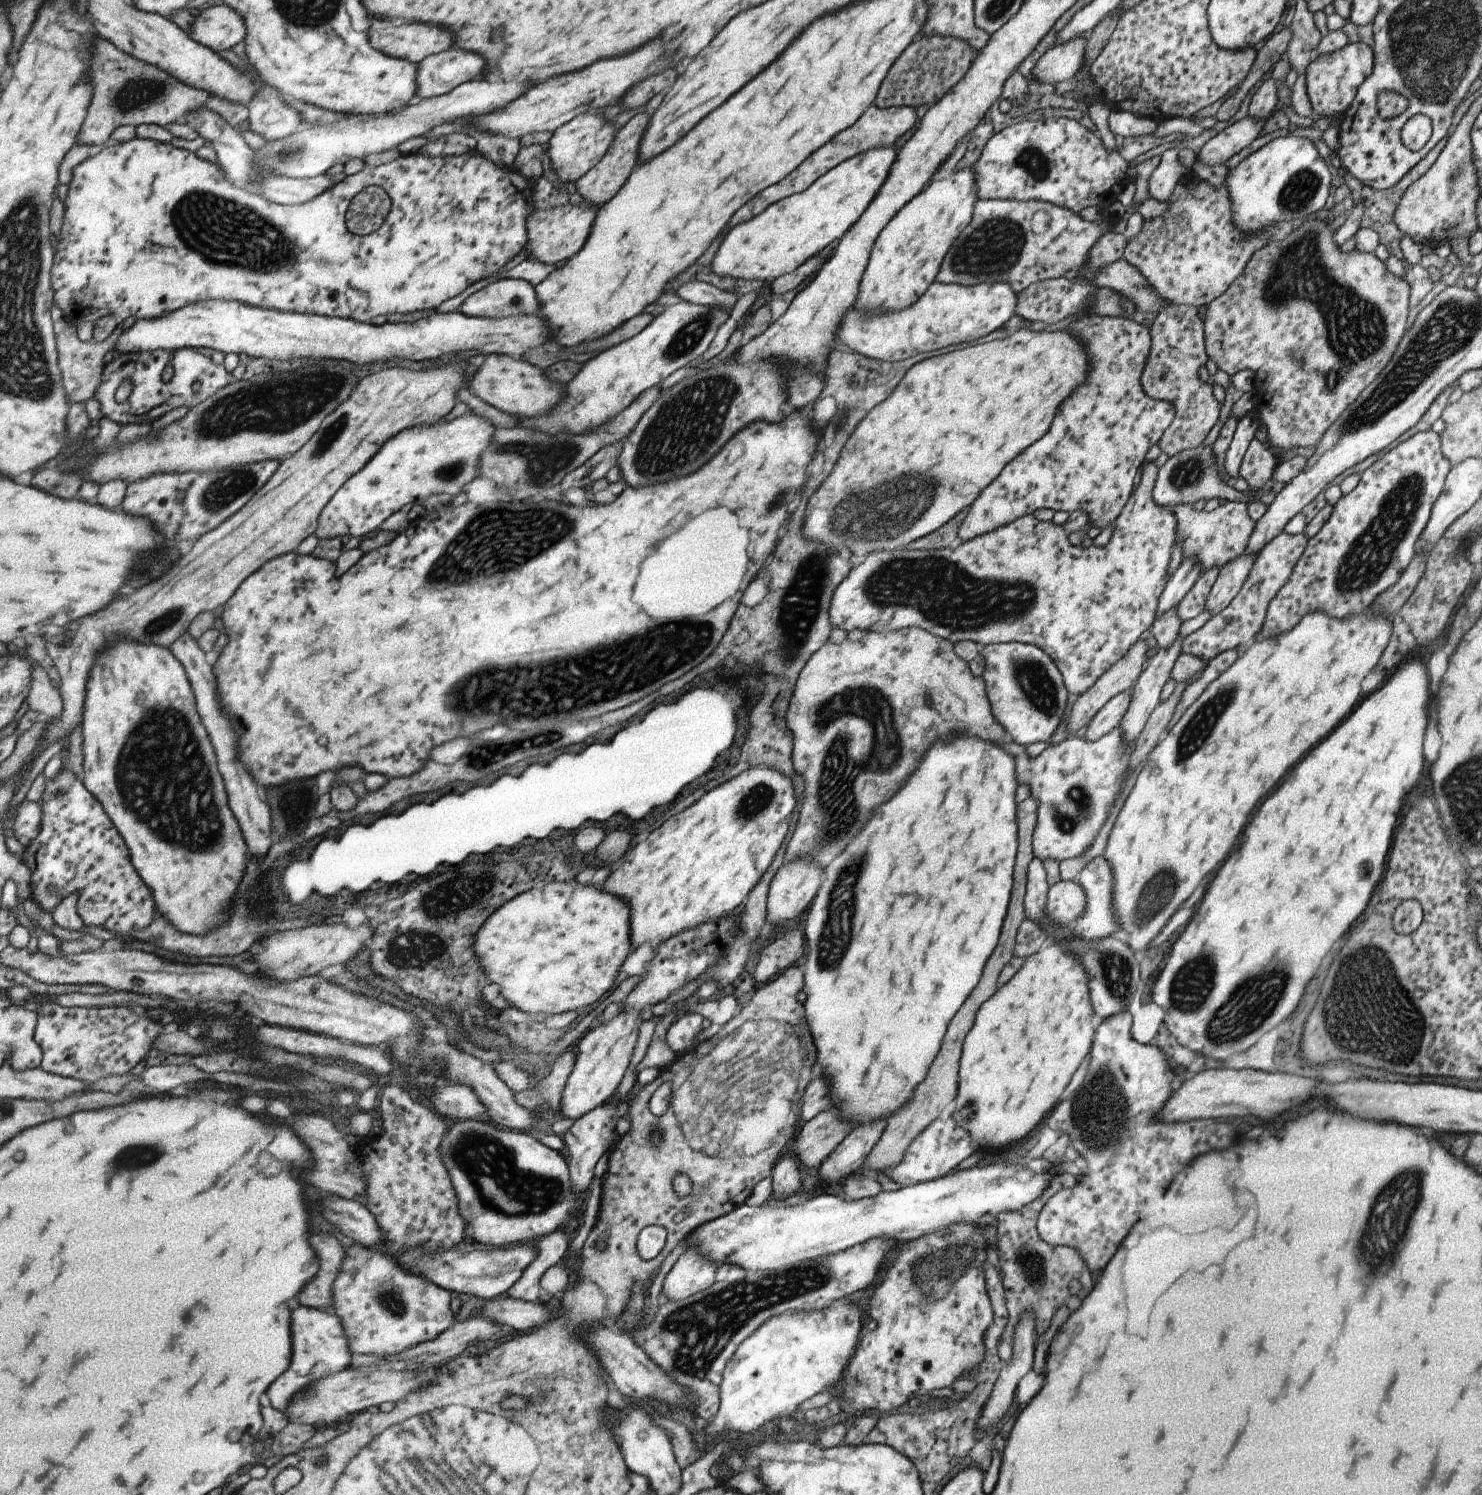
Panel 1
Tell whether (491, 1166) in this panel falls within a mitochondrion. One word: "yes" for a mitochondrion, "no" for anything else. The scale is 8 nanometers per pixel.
yes

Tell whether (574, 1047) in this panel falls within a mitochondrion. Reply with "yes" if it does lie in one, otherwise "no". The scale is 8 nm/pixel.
no

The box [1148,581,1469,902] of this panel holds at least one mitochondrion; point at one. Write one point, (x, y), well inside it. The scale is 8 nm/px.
(1195, 733)

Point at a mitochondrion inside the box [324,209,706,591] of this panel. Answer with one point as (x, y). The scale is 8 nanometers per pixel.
(539, 463)

